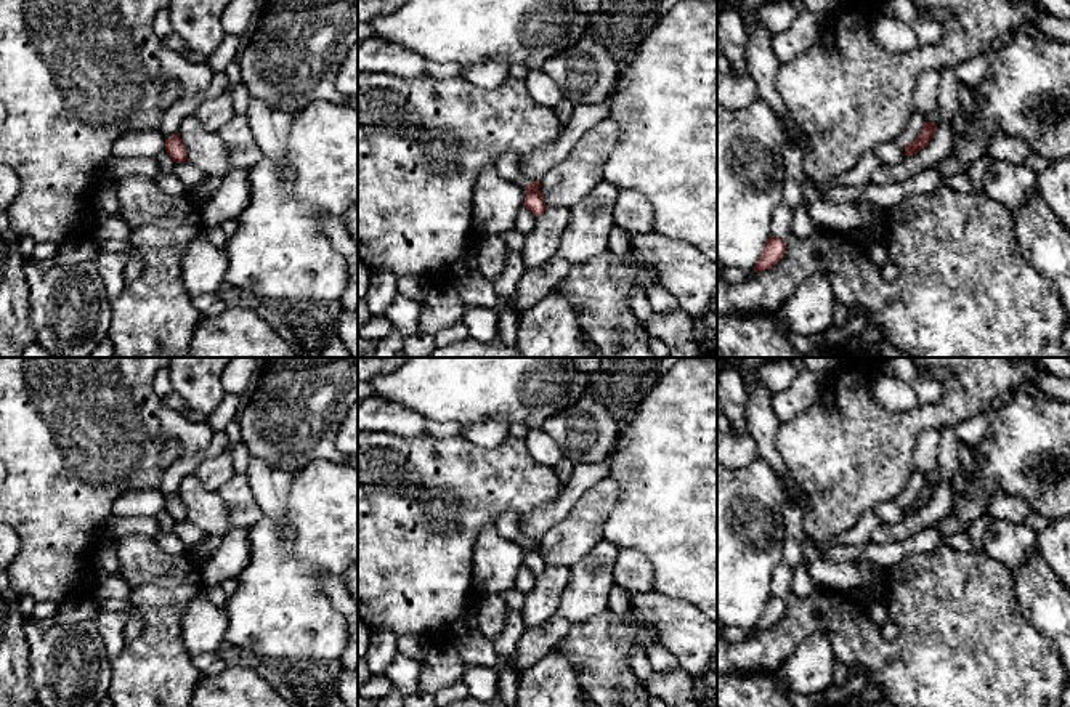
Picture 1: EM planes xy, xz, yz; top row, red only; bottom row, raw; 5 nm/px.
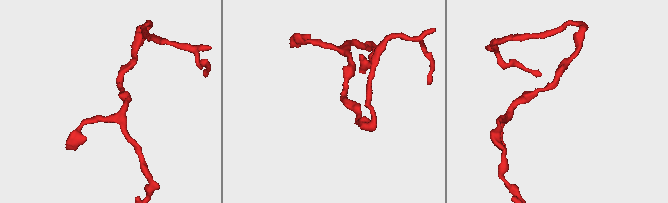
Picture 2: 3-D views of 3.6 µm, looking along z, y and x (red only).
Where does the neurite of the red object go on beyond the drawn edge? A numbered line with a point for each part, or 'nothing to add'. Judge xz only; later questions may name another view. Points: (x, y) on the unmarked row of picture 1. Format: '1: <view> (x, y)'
nothing to add

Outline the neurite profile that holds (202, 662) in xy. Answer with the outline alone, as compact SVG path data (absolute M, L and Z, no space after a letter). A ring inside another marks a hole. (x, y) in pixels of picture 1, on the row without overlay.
M204 652L204 654L197 654L193 656L191 661L194 664L194 667L202 673L207 675L210 665L220 657L218 652Z

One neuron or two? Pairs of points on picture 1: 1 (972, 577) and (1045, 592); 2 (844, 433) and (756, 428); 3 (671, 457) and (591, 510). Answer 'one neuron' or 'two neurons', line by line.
1: two neurons
2: two neurons
3: two neurons

